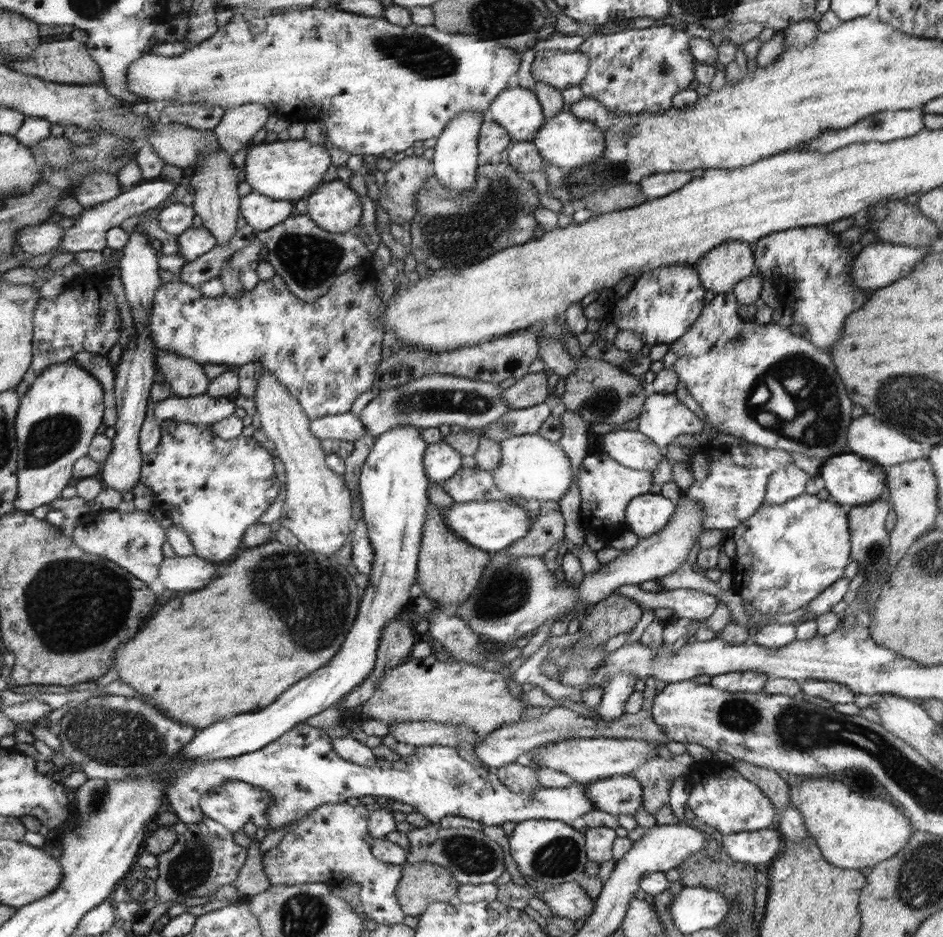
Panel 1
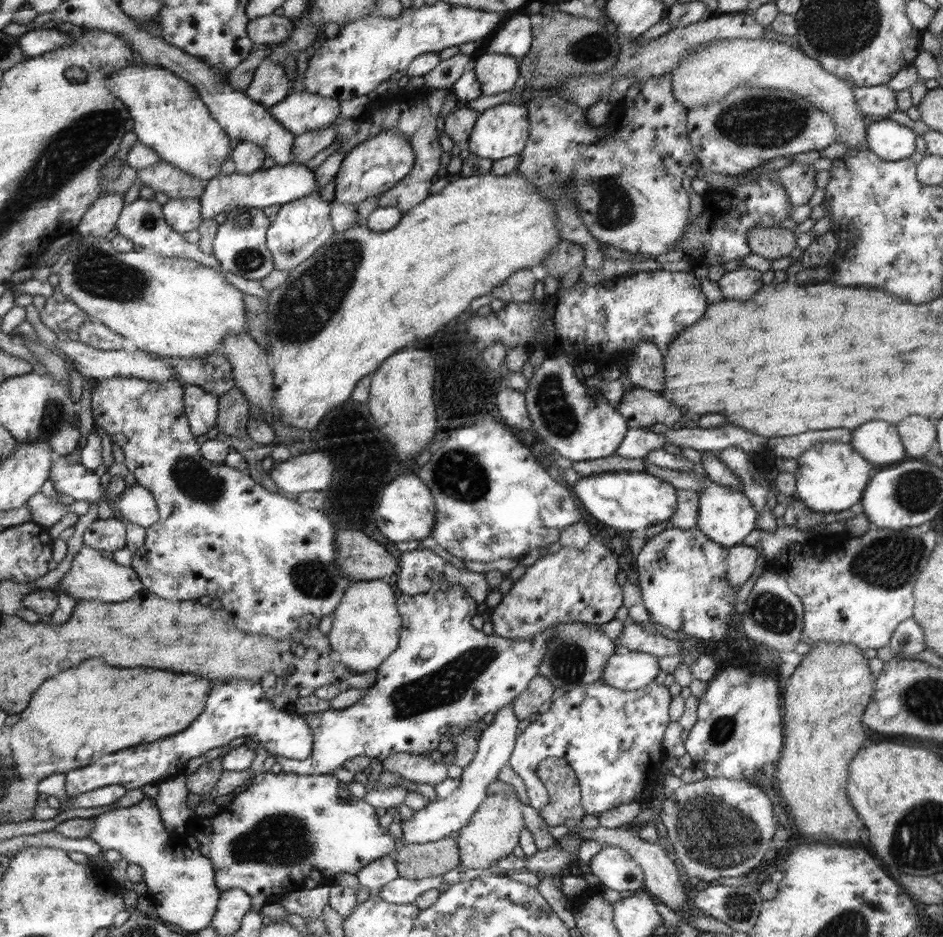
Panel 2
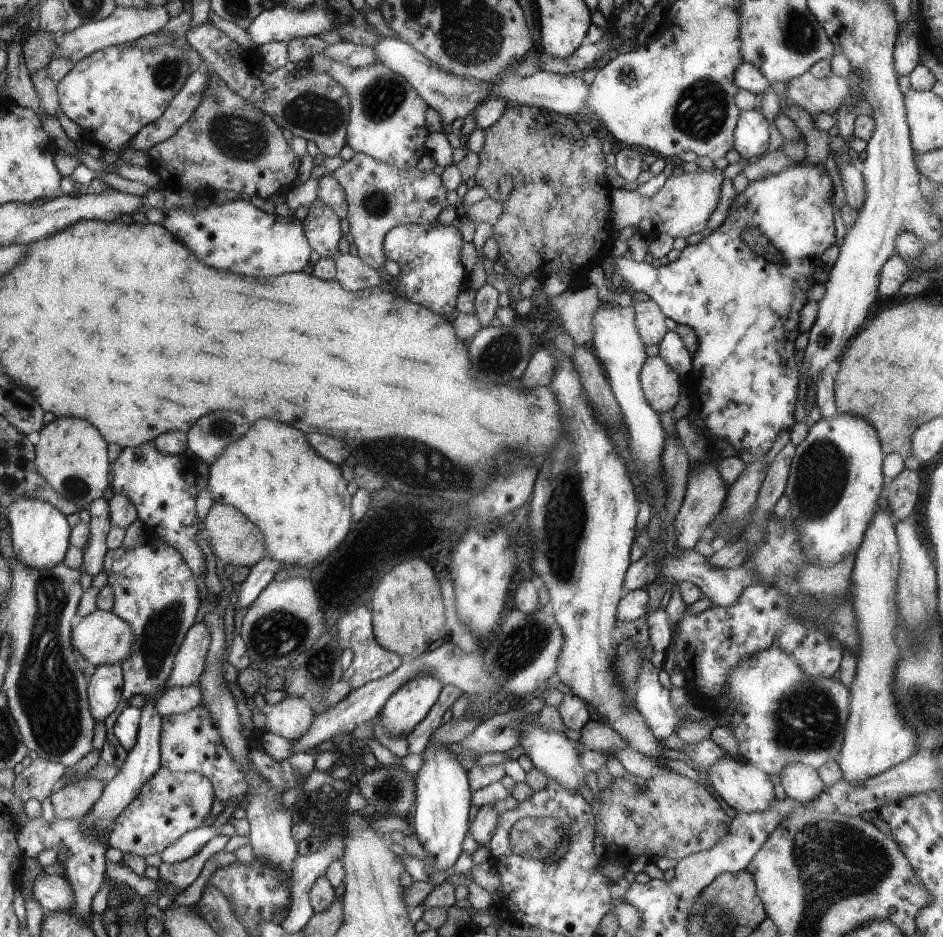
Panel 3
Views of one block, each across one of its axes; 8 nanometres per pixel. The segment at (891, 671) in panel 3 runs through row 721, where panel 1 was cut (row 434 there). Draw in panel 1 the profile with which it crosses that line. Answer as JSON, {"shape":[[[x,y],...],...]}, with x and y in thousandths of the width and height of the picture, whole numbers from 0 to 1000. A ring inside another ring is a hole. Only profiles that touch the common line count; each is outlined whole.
{"shape":[[[918,442],[906,448],[898,459],[899,480],[936,498],[950,497],[963,492],[977,490],[980,486],[978,474],[963,462],[944,457],[940,450]]]}

